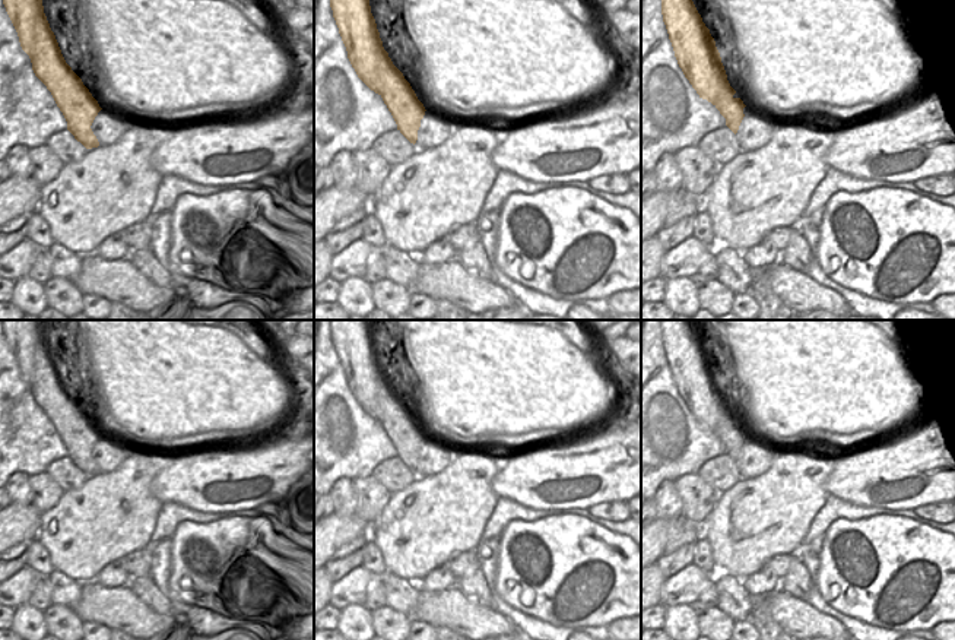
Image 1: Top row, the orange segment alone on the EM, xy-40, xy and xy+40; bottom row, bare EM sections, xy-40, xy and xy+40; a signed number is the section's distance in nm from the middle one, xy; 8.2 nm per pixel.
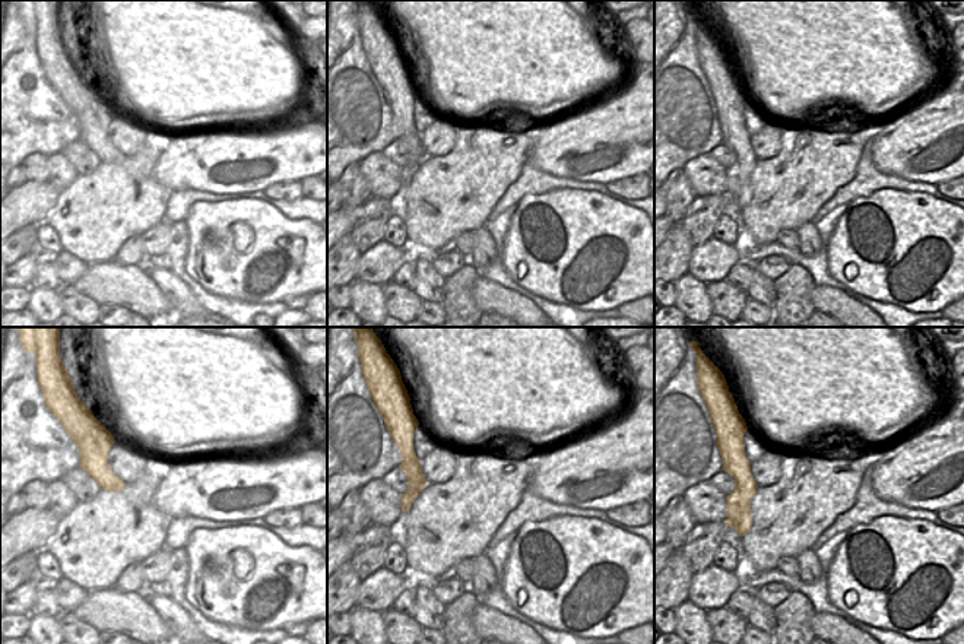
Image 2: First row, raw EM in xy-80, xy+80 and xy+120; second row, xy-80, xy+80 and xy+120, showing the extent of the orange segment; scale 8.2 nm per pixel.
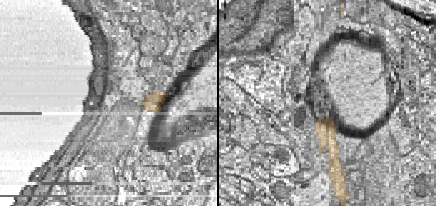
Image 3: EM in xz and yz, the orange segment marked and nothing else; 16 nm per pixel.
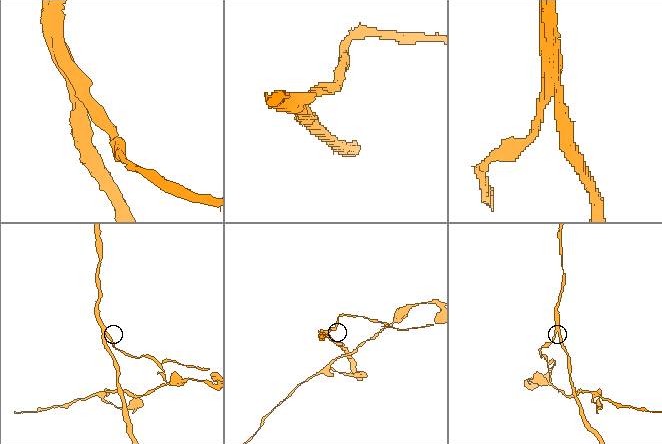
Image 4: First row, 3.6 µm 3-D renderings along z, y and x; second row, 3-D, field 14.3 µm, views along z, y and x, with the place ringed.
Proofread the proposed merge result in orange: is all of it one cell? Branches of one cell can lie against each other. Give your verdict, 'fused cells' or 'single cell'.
fused cells

